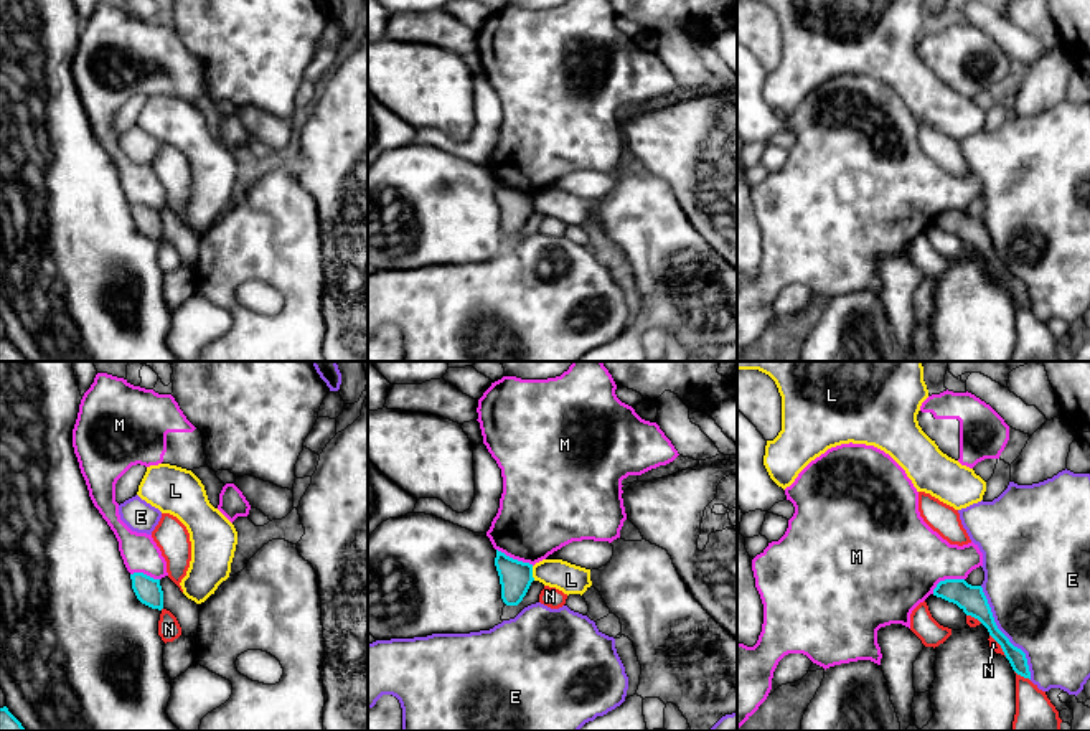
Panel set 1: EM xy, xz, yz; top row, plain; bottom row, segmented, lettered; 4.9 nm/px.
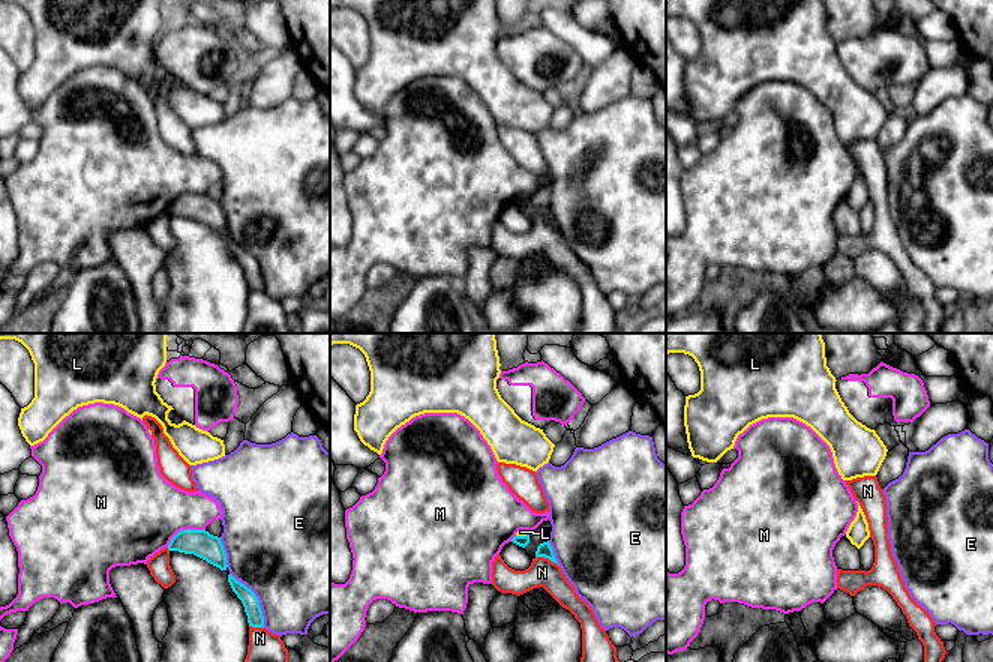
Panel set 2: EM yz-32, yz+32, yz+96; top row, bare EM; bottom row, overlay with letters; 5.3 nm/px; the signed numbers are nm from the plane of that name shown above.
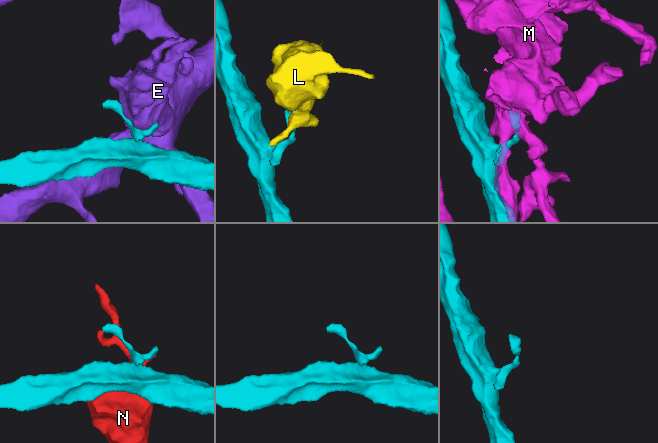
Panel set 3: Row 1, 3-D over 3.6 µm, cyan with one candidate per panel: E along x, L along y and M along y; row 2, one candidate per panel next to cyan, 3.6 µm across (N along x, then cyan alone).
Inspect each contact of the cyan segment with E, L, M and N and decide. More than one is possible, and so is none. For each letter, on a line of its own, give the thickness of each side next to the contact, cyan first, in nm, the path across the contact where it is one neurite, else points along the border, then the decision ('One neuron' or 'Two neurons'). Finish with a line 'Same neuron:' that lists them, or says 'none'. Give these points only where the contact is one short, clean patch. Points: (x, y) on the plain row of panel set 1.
E: Thickness 140 nm (cyan) against 480 nm. Two neurons
L: Thickness 160 nm (cyan) against 140 nm. Boundary: xz (531, 197), (535, 210). Two neurons
M: Thickness 160 nm (cyan) against 380 nm. Two neurons
N: Thickness 90 nm (cyan) against 220 nm. Two neurons
Same neuron: none

